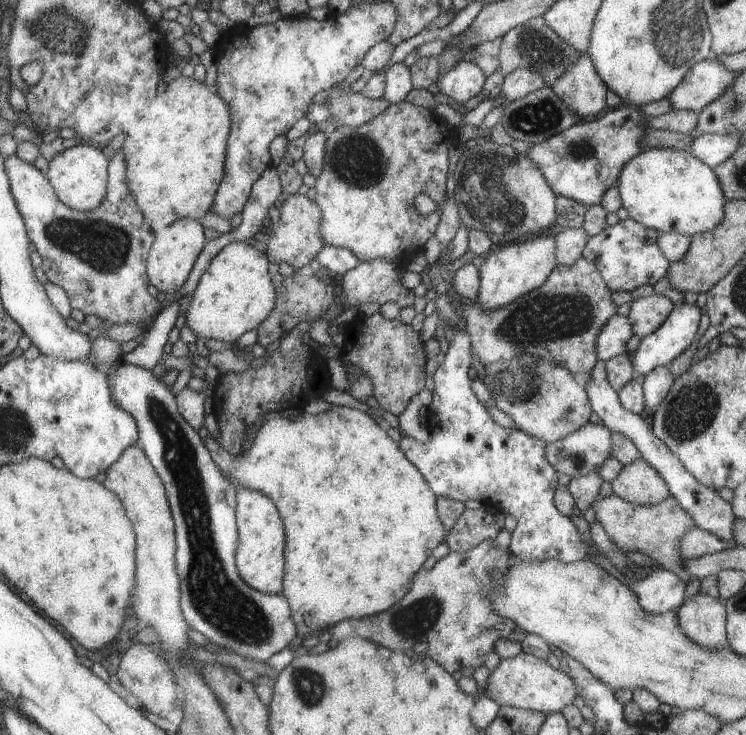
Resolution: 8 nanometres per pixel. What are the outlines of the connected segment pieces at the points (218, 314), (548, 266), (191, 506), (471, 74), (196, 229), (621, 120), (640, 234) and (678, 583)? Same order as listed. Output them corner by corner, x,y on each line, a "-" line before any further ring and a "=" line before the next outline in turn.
233,241
220,249
198,278
191,294
190,305
183,314
187,328
196,337
203,337
205,340
214,338
223,342
225,346
232,346
241,334
261,323
274,308
273,296
278,296
273,292
273,286
269,282
267,259
263,251
255,250
247,241
=
544,231
541,234
515,244
506,244
492,248
478,268
479,290
476,300
480,307
493,310
505,307
514,298
525,295
541,286
554,270
557,261
554,257
554,233
=
116,360
114,371
110,372
109,388
118,407
130,414
138,430
137,443
145,453
147,460
154,465
155,472
165,485
166,497
174,520
176,542
177,574
180,578
180,606
183,618
189,628
203,634
211,645
231,651
244,659
258,663
279,652
297,634
294,621
290,617
289,601
281,592
275,594
262,593
251,588
238,575
237,561
234,556
238,548
237,517
237,485
229,478
221,476
214,459
209,458
206,446
195,434
195,429
187,424
186,419
178,411
174,395
169,387
142,366
127,364
=
466,59
455,63
435,83
441,94
454,102
464,104
478,94
485,78
477,65
=
189,217
177,219
169,227
160,229
155,235
155,242
147,255
147,276
151,284
163,297
167,292
175,292
185,282
185,279
193,270
197,262
197,254
200,254
203,244
203,228
199,226
200,220
193,220
=
626,104
607,110
601,118
595,118
592,122
577,120
569,128
530,145
526,156
538,165
557,196
590,207
600,204
603,193
617,183
625,164
643,151
642,136
646,135
647,130
646,118
639,108
=
629,218
619,219
616,224
607,225
601,232
590,236
583,247
582,257
597,266
607,288
625,292
631,292
643,284
652,285
657,282
666,276
671,263
658,247
658,232
=
657,568
645,575
641,580
633,581
631,588
635,588
635,592
639,592
638,603
645,612
659,614
676,609
684,601
685,585
682,578
678,577
674,572

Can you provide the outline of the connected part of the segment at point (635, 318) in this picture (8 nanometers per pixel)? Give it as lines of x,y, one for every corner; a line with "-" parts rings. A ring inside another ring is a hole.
653,293
650,296
639,298
631,302
627,318
630,320
631,332
637,336
643,338
650,335
654,330
661,327
665,322
667,315
673,310
673,302
667,297
656,295

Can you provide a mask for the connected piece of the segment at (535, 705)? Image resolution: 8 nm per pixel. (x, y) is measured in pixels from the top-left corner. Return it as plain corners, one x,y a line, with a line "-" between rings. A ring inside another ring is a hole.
521,652
513,658
500,660
499,665
487,677
485,694
498,706
507,705
549,714
559,713
563,707
571,705
578,695
578,689
574,680
560,668
554,669
544,660

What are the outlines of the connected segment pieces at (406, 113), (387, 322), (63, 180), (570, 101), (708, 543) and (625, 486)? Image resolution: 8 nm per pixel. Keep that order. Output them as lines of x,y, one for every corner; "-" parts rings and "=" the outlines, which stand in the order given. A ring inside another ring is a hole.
403,101
388,104
383,112
380,112
377,116
374,116
361,126
355,128
340,126
336,128
334,132
326,138
322,169
316,176
314,182
314,189
316,190
314,199
322,211
322,239
325,241
325,244
350,250
360,261
383,259
391,261
395,265
399,265
400,270
405,270
407,262
409,262
417,252
421,253
423,244
429,240
429,236
433,236
435,226
438,226
438,220
441,218
441,213
437,213
436,210
423,216
417,213
413,205
413,198
415,198
417,194
425,194
425,196
431,198
437,205
442,203
443,196
445,196
445,174
447,174
447,166
449,166
449,164
447,164
447,150
449,150
451,142
455,140
455,136
453,136
455,131
457,131
457,128
449,126
445,120
437,116
433,110
416,107
=
380,312
372,315
355,315
346,328
340,347
339,361
343,368
356,366
372,382
372,394
381,410
396,417
407,403
425,386
425,352
418,332
397,319
386,319
=
75,144
56,154
48,161
47,180
64,205
78,211
93,210
106,196
106,178
109,174
109,160
97,147
=
581,53
552,84
553,92
578,118
595,116
605,108
605,86
591,57
=
697,526
691,527
690,531
685,531
680,540
683,559
716,553
723,549
727,549
723,539
=
643,458
623,465
610,482
612,494
634,505
656,505
669,494
669,486

